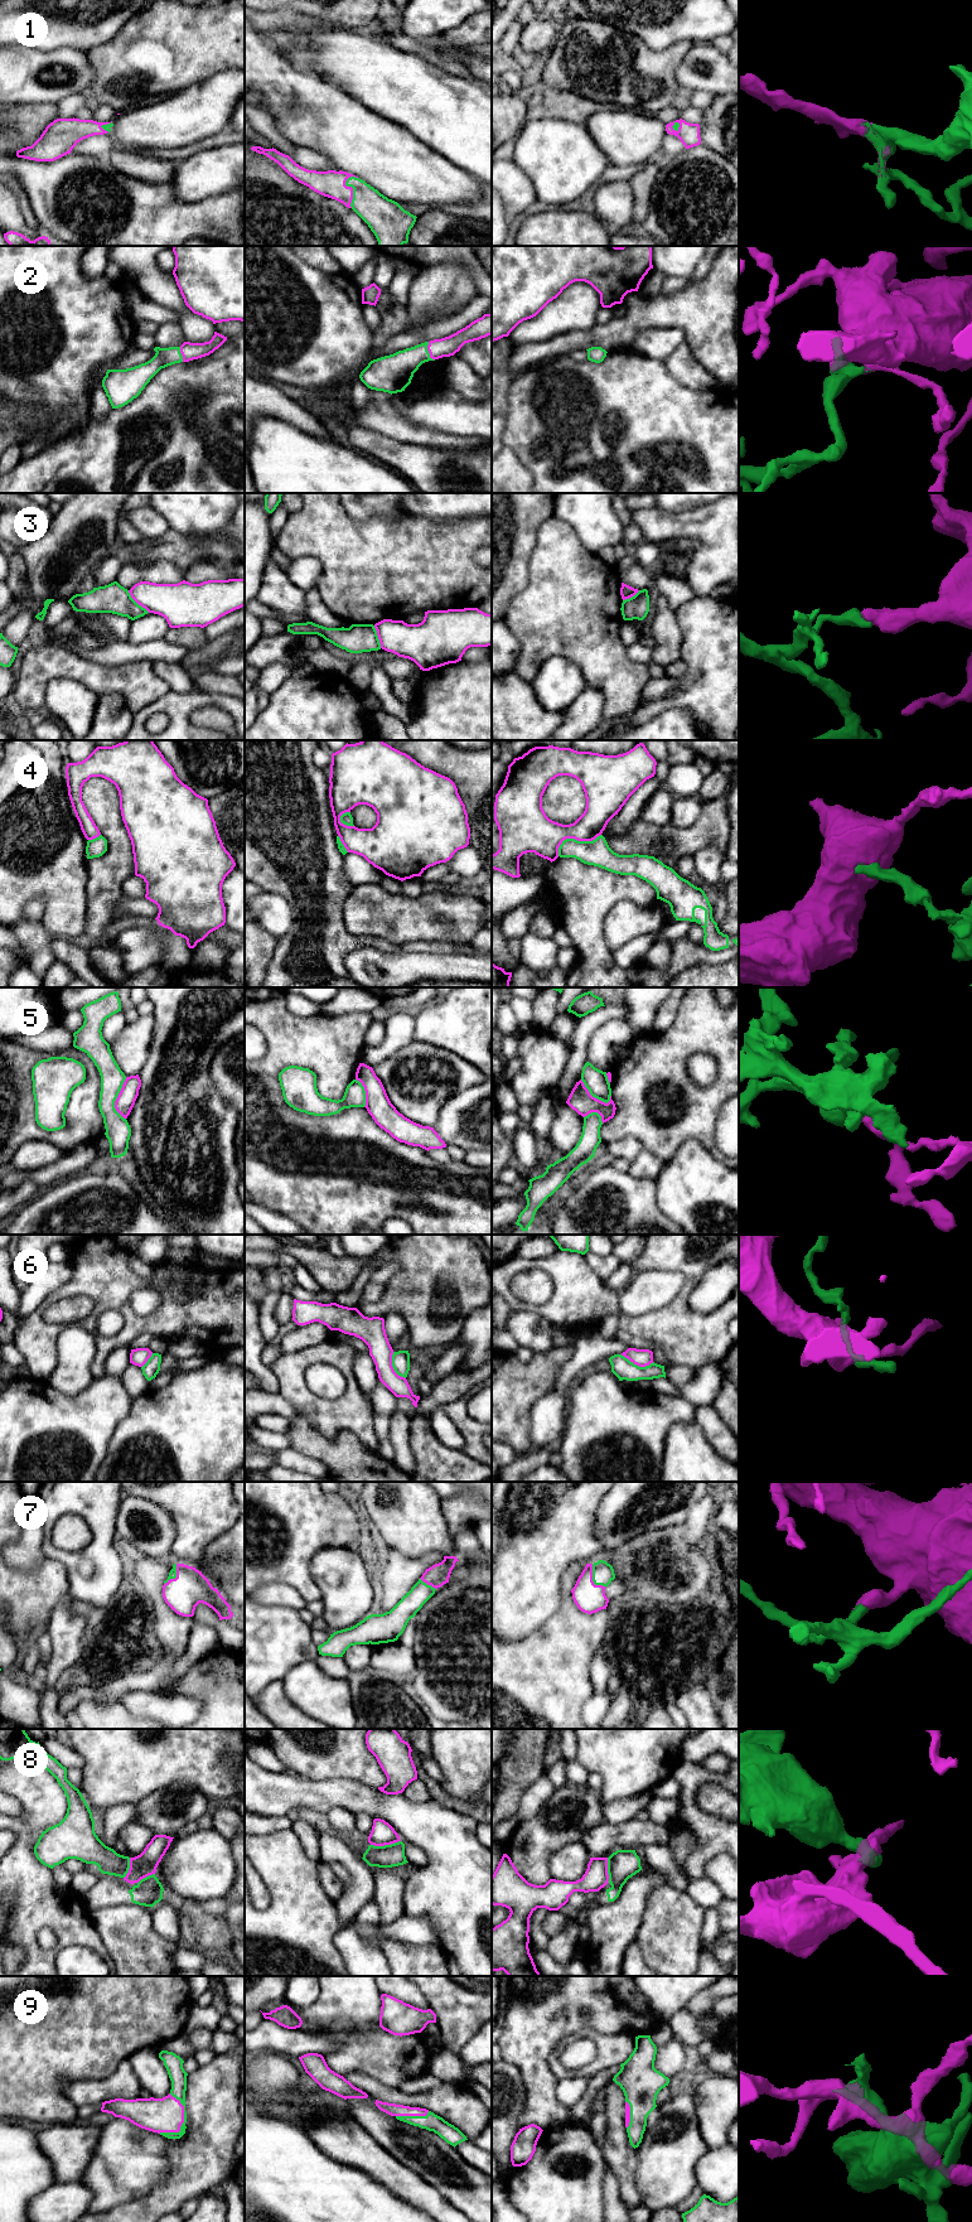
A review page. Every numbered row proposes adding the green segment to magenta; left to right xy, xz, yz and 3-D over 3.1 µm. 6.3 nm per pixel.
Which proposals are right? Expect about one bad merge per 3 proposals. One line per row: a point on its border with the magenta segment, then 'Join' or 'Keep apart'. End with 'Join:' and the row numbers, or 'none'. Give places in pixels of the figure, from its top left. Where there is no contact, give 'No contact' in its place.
1: Touches magenta at xz (352, 188). Join
2: Touches magenta at xz (428, 349). Join
3: Touches magenta at xy (138, 603). Keep apart
4: Touches magenta at yz (574, 837). Keep apart
5: Touches magenta at xy (116, 1099). Keep apart
6: Touches magenta at yz (637, 1365). Keep apart
7: Touches magenta at yz (591, 1579). Join
8: Touches magenta at xz (385, 1844). Keep apart
9: Touches magenta at xy (183, 2121). Join
Join: 1, 2, 7, 9

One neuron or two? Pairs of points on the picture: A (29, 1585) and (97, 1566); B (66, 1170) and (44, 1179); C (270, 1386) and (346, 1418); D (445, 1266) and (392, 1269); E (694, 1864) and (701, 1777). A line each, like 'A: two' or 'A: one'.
A: two
B: one
C: two
D: two
E: one

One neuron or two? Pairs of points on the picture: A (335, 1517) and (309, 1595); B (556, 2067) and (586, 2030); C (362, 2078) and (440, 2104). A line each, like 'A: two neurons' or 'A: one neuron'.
A: one neuron
B: one neuron
C: one neuron

